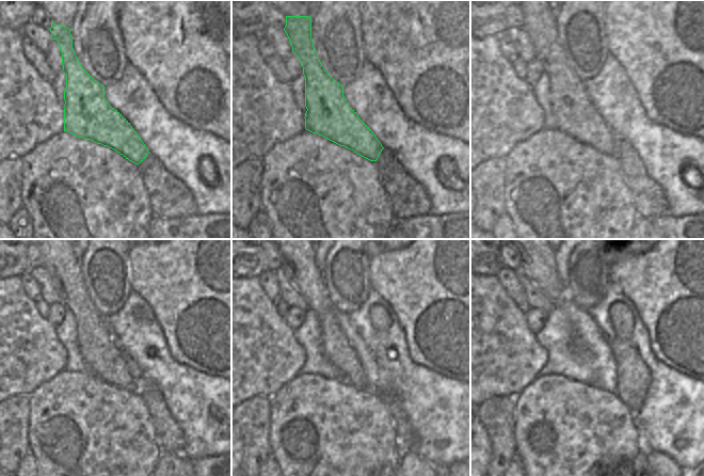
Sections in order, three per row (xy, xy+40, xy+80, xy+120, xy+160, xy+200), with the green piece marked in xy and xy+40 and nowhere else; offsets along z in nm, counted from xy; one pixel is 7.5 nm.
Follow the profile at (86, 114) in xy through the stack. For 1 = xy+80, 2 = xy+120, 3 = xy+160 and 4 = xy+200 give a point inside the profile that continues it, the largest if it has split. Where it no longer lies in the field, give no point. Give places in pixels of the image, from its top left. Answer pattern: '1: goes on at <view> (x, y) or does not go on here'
1: goes on at xy+80 (575, 115)
2: goes on at xy+120 (104, 360)
3: goes on at xy+160 (299, 260)
4: goes on at xy+200 (537, 260)

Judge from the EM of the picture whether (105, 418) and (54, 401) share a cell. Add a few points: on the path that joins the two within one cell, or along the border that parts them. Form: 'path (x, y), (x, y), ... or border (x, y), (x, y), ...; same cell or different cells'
path (92, 418), (75, 418), (67, 414); same cell

